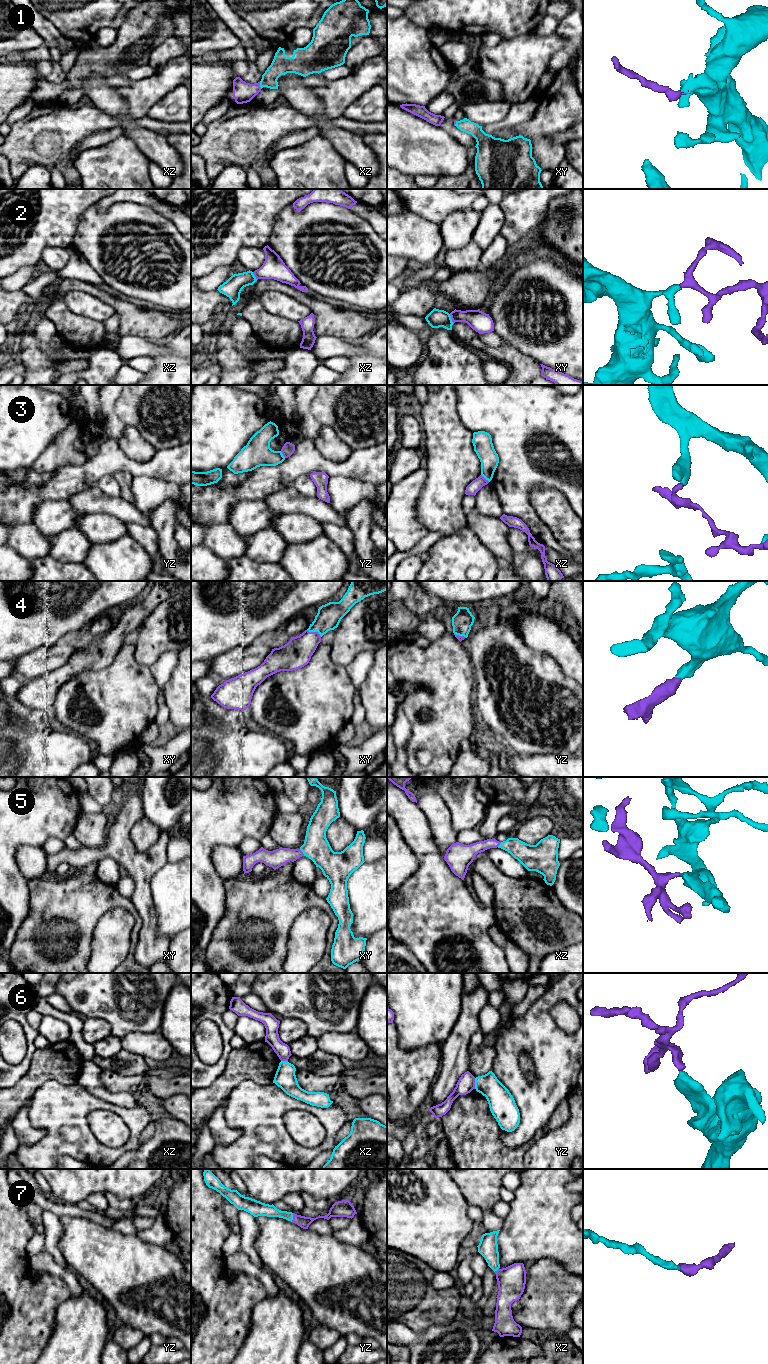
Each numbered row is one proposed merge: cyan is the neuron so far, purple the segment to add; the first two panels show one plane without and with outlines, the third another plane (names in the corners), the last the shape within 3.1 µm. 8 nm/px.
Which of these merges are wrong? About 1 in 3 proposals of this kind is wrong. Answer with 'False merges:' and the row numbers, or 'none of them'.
False merges: 2, 3, 6

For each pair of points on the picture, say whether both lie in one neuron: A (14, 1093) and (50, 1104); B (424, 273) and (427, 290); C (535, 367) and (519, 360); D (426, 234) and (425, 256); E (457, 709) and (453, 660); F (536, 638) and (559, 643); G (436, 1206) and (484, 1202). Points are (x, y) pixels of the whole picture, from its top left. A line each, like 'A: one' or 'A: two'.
A: two
B: two
C: one
D: one
E: one
F: one
G: two

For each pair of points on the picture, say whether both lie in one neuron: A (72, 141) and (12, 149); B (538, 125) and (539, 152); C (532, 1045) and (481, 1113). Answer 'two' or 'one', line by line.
A: one
B: two
C: two

